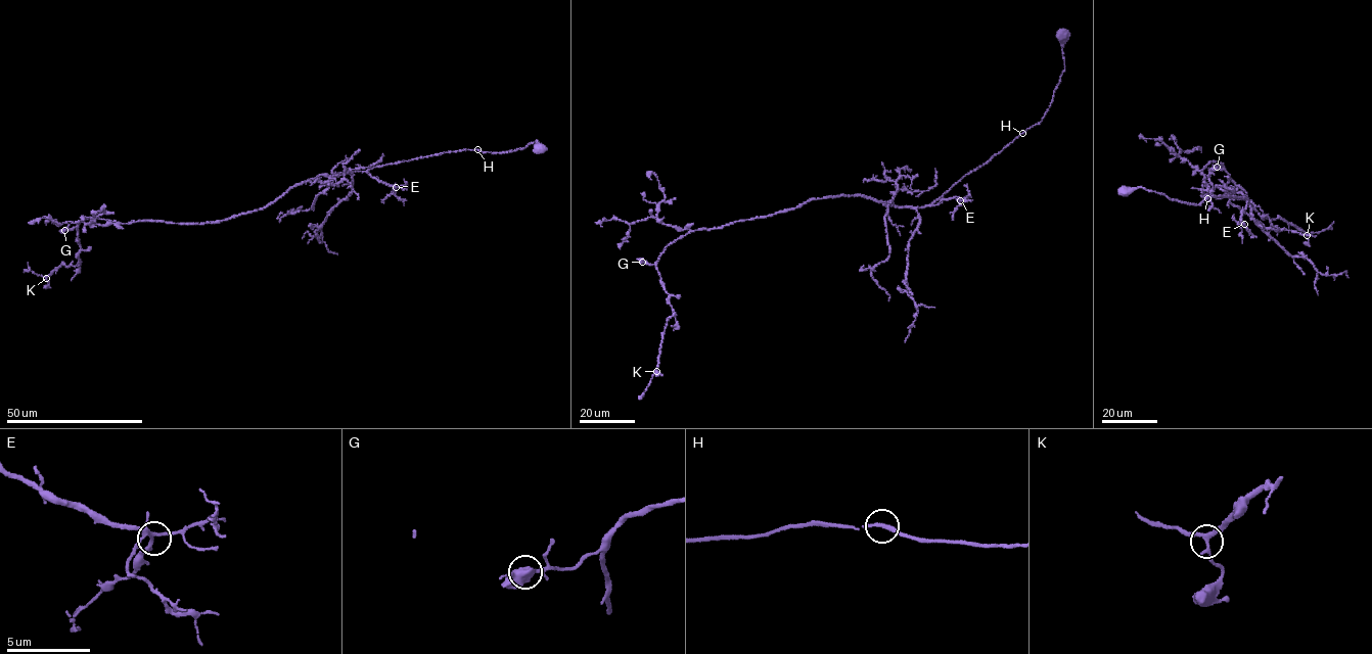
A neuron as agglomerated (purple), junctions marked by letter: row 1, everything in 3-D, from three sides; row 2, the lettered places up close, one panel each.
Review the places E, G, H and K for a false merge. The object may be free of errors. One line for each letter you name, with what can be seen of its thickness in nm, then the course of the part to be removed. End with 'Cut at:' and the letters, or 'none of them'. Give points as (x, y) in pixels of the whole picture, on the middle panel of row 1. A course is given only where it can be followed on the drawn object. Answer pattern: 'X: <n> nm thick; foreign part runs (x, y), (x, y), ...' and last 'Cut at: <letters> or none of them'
Cut at: none of them

